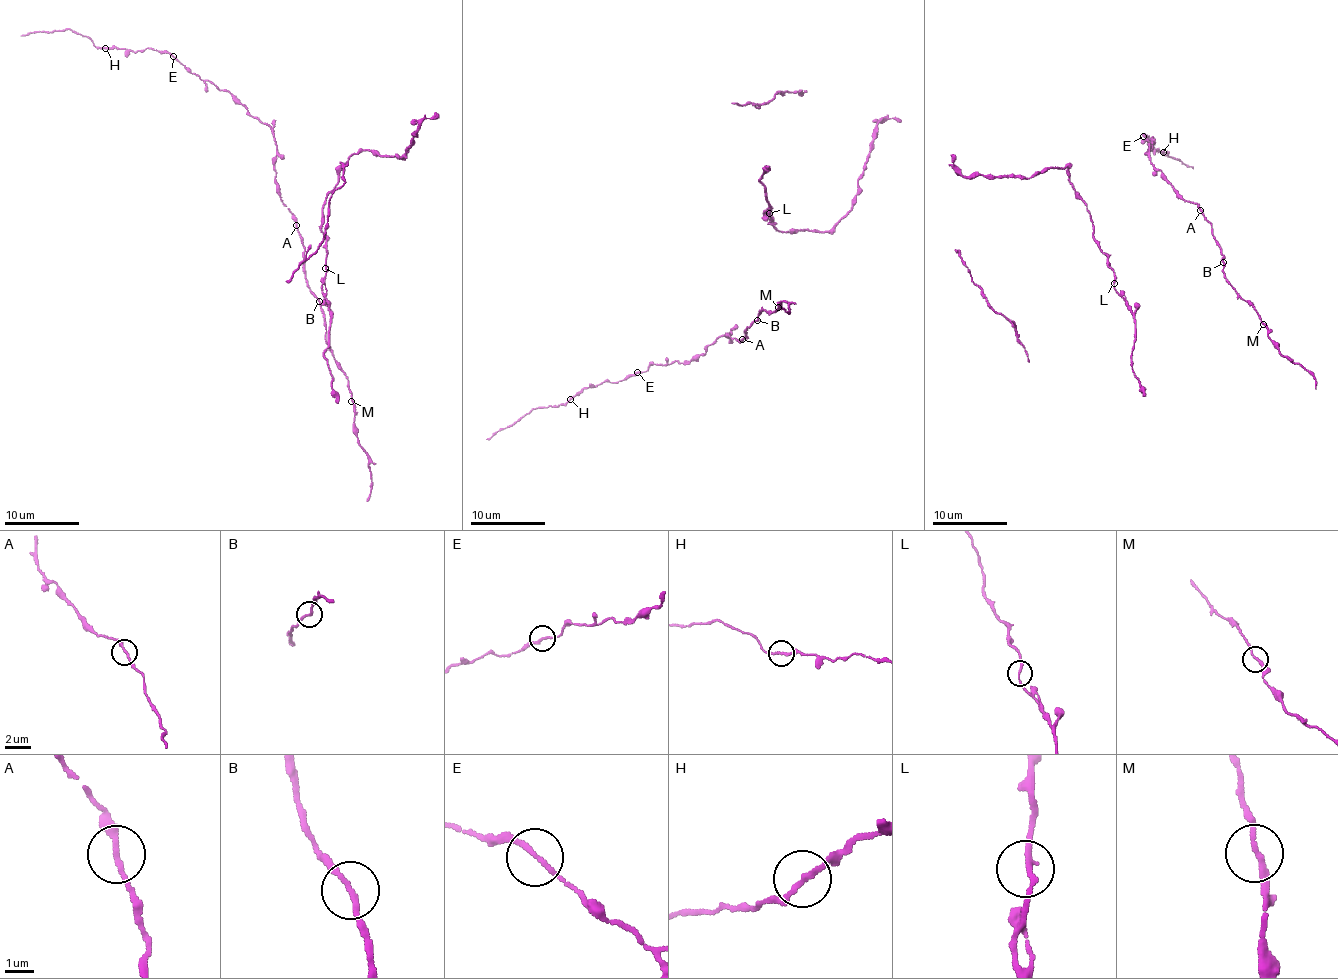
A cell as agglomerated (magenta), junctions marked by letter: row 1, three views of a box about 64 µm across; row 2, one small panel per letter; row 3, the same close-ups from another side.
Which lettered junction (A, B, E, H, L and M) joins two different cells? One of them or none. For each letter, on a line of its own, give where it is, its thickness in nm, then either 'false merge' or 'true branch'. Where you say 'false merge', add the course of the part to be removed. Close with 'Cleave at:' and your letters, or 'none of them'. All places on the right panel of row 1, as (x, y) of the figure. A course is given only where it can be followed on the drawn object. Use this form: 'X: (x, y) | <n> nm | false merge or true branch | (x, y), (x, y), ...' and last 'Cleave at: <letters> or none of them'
A: (1200, 210) | 180 nm | true branch
B: (1223, 262) | 170 nm | true branch
E: (1143, 136) | 160 nm | true branch
H: (1163, 152) | 170 nm | true branch
L: (1114, 283) | 170 nm | true branch
M: (1263, 324) | 180 nm | true branch
Cleave at: none of them

